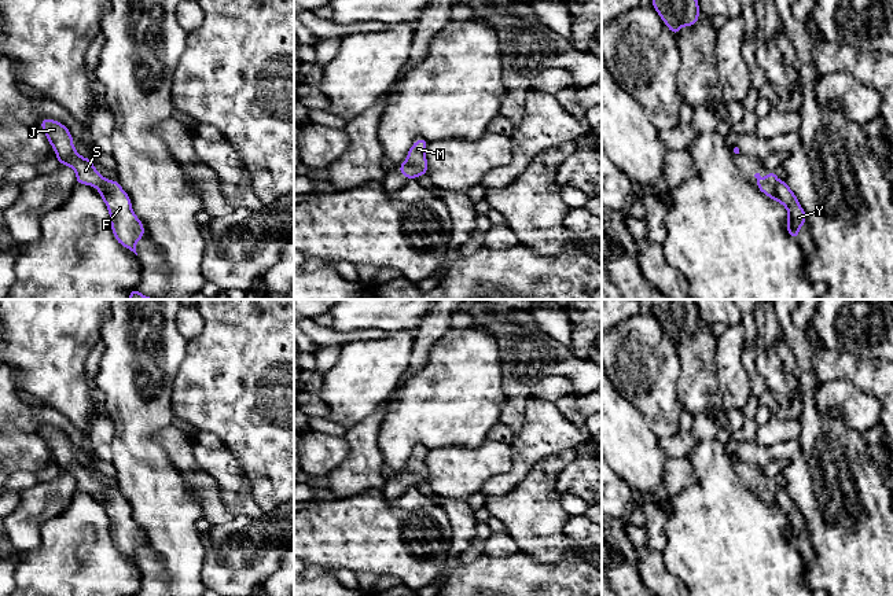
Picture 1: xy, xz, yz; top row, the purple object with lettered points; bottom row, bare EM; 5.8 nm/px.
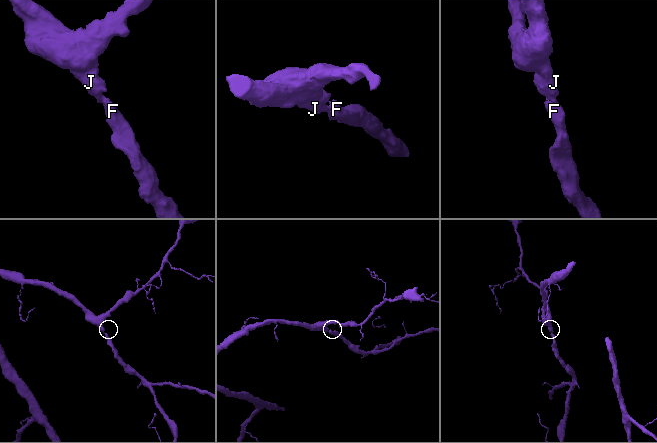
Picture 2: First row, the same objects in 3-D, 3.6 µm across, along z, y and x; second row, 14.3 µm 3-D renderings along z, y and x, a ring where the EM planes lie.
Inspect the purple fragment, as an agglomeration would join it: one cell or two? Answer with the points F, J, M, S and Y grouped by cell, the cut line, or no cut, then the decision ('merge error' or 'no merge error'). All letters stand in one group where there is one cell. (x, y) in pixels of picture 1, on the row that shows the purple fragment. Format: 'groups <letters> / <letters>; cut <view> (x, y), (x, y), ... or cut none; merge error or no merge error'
groups F J M S Y; cut none; no merge error

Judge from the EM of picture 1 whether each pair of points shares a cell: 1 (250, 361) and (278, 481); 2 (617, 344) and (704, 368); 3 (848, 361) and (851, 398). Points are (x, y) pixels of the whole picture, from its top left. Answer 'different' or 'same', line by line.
1: same
2: different
3: different

